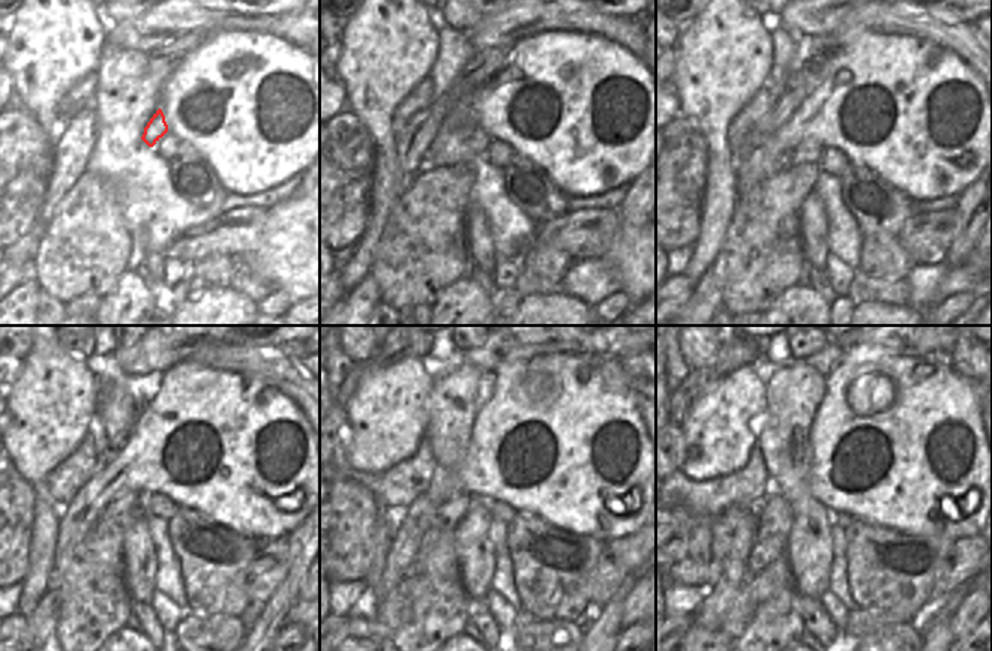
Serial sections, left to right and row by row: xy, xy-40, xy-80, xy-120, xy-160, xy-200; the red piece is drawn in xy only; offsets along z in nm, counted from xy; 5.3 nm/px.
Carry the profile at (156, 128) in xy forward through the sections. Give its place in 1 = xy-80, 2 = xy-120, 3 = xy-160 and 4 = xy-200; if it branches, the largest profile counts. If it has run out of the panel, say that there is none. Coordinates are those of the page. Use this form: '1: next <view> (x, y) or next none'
1: next xy-80 (805, 155)
2: next xy-120 (128, 500)
3: next xy-160 (449, 512)
4: next xy-200 (775, 515)

